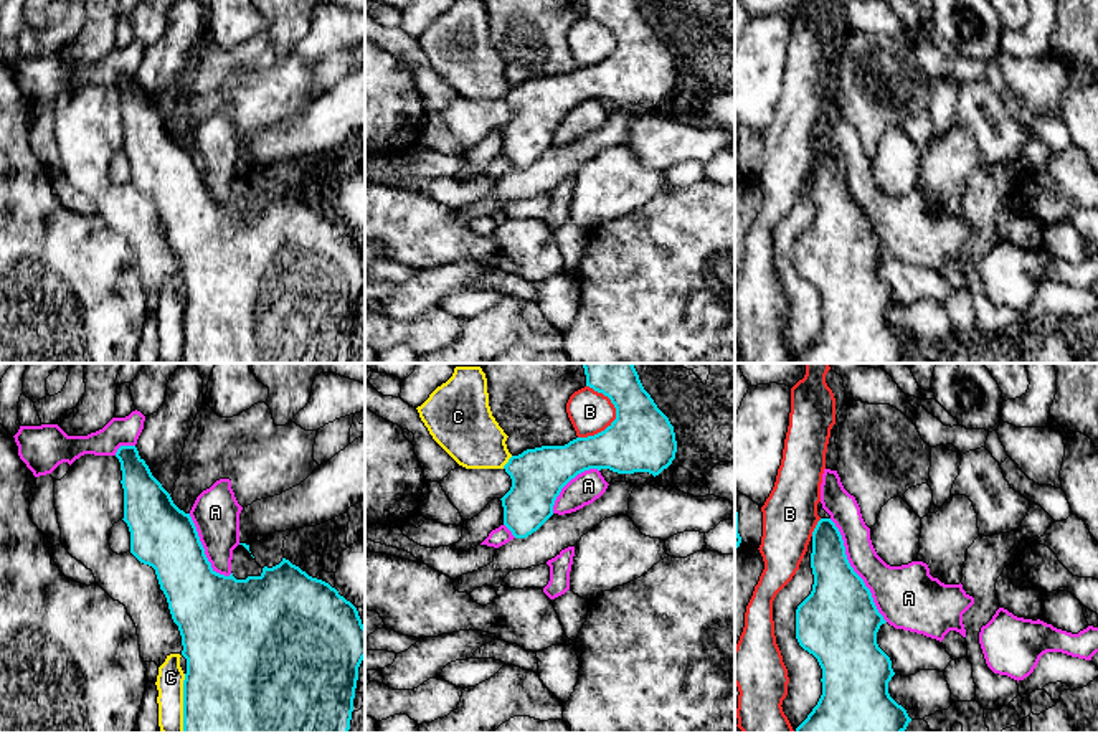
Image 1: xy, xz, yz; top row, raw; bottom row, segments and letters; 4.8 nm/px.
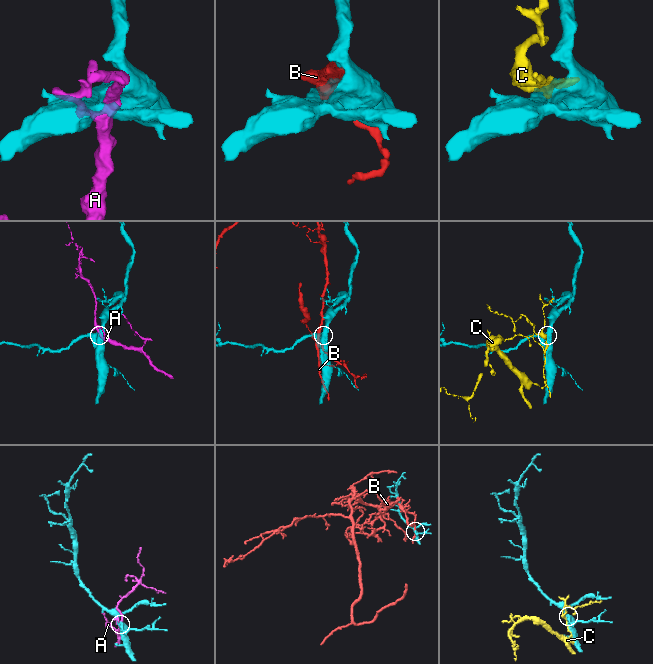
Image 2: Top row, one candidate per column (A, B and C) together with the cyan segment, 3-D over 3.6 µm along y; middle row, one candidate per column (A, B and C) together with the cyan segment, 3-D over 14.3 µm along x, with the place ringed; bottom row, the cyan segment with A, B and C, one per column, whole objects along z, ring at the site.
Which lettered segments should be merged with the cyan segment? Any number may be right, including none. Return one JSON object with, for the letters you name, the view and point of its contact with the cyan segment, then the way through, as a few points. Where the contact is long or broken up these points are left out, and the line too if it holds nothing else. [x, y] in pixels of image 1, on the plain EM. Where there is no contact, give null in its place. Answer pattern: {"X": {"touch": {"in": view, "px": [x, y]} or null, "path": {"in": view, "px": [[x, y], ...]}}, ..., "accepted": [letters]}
{"accepted": []}

